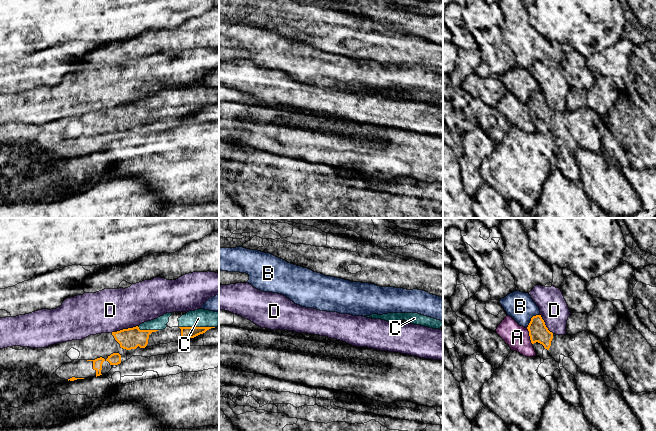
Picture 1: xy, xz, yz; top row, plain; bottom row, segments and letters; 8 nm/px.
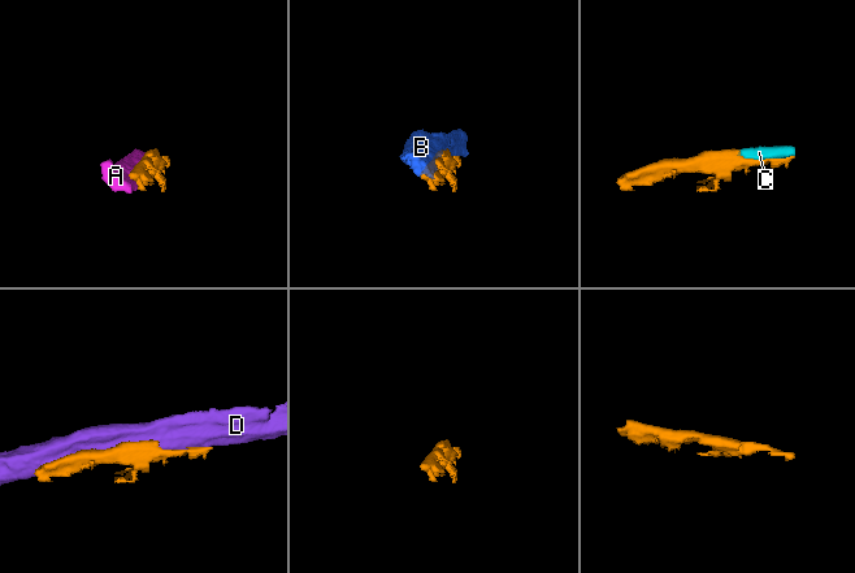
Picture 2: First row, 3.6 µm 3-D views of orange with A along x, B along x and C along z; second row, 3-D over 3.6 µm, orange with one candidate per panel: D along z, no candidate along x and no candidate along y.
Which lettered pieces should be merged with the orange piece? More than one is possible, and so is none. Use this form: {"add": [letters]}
{"add": ["C"]}

